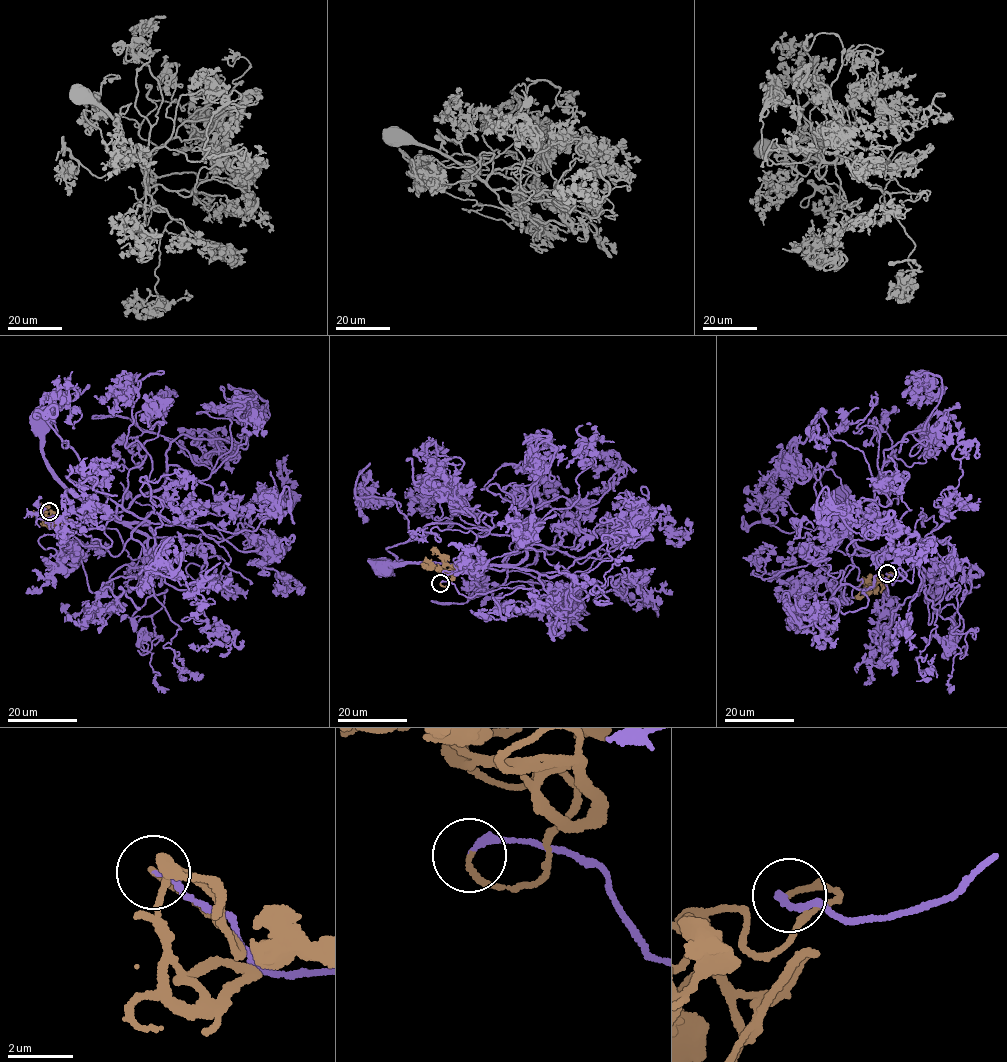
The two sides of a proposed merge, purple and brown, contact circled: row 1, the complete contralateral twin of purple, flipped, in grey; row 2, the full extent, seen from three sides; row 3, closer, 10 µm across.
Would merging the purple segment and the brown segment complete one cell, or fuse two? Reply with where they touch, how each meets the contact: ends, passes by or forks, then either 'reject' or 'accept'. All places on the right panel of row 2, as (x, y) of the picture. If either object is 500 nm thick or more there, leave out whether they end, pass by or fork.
place (887, 573); purple ends; brown ends; accept

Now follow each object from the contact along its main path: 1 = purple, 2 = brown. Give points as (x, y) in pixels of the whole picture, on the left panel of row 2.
1: (50, 511), (63, 522), (116, 529), (136, 567), (145, 563), (146, 535), (66, 491), (45, 459), (41, 422)
2: (50, 511), (59, 521), (52, 522), (48, 516), (52, 520), (47, 524), (46, 514)

